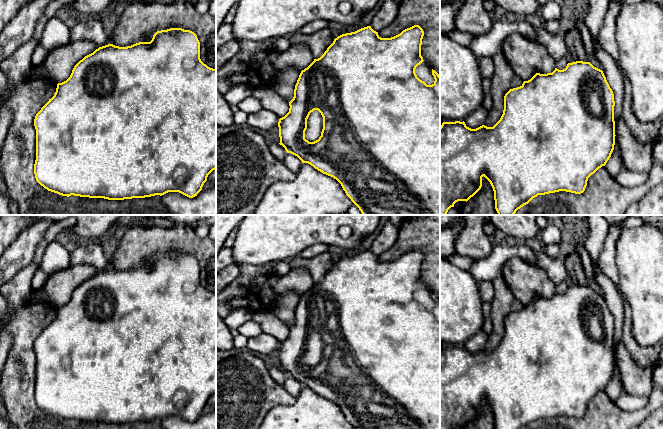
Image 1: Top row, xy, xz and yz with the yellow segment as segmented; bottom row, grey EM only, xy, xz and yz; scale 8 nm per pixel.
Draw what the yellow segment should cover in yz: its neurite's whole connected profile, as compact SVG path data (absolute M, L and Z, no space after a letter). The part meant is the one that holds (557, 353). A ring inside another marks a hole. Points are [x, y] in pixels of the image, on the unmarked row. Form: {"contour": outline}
{"contour": "M576 285L568 287L566 292L555 292L552 297L536 297L530 304L524 305L520 311L510 313L504 320L504 334L500 344L493 350L482 349L476 353L466 350L465 346L443 346L440 350L440 429L454 429L458 425L468 425L482 411L484 400L494 415L495 429L526 429L538 419L559 415L581 418L585 415L588 402L599 392L605 390L615 369L614 318L602 294L590 286Z"}

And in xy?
{"contour": "M170 252L167 254L157 255L150 266L139 266L127 271L119 271L108 268L96 273L93 277L85 280L73 292L70 301L57 308L54 320L41 332L34 343L36 353L36 384L34 388L34 398L36 405L48 415L57 417L62 420L80 420L89 422L104 422L108 424L124 424L132 422L145 422L155 419L164 419L168 416L179 416L189 422L197 420L202 414L204 407L207 405L208 399L216 393L216 293L208 291L200 283L200 266L197 259L182 252Z"}

